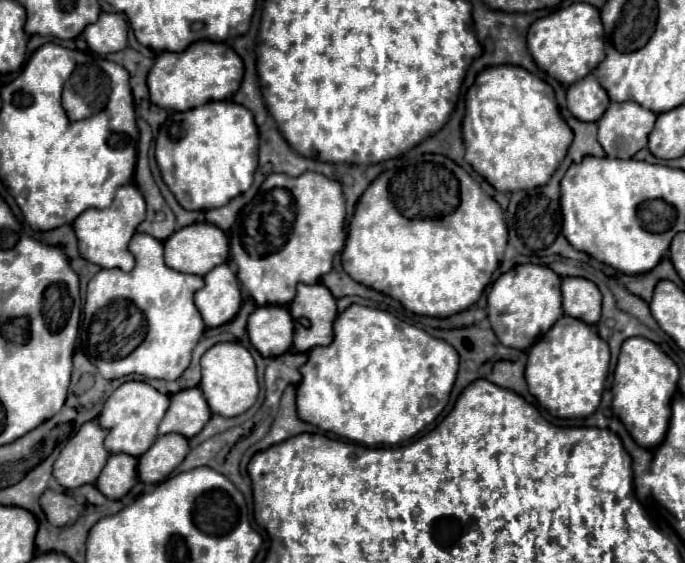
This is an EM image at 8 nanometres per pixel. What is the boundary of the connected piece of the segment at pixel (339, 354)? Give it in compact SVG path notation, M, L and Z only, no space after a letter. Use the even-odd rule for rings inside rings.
M351 305L335 319L333 343L327 347L313 347L307 363L301 367L303 379L297 385L297 415L301 421L349 441L395 445L411 439L439 417L449 401L457 367L459 353L447 341L431 337L423 329L397 319L387 311Z

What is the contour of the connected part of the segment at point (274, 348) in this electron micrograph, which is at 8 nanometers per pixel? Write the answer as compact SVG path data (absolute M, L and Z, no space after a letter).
M263 305L249 315L247 333L251 345L263 357L285 353L293 343L294 322L283 305Z

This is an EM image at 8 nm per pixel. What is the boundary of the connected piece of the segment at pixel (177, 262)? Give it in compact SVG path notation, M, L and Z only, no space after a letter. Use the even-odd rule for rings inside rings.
M193 223L187 227L181 227L175 231L169 239L163 241L165 245L165 263L181 273L195 273L195 275L205 275L219 263L227 263L229 257L229 241L227 235L211 225L211 223Z

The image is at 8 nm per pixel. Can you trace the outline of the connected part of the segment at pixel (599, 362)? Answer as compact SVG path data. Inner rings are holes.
M569 315L555 321L551 331L543 335L527 351L525 381L529 393L537 397L539 405L553 417L589 417L601 403L603 383L609 371L609 347L599 339L597 331Z

